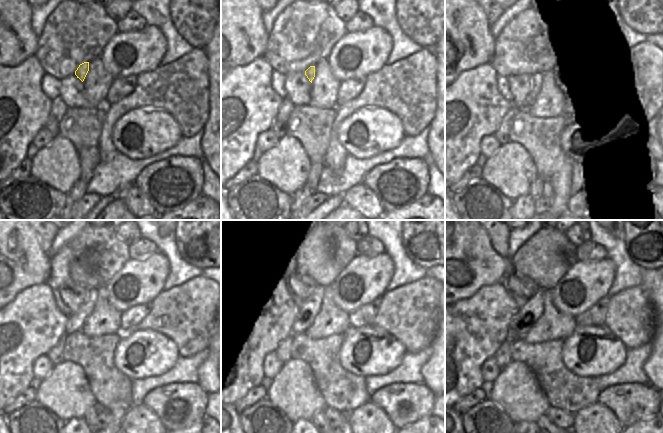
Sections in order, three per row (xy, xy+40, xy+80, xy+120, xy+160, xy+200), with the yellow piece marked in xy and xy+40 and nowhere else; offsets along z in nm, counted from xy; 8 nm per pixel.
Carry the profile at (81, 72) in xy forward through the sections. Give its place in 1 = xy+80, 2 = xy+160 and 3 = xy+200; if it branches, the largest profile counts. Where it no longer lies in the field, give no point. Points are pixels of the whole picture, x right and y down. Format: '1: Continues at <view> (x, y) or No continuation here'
1: Continues at xy+80 (538, 77)
2: Continues at xy+160 (307, 311)
3: Continues at xy+200 (529, 314)

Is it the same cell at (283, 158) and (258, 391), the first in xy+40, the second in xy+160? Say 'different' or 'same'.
different

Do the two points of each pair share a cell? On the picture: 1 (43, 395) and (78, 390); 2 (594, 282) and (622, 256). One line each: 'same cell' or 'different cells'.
1: same cell
2: different cells

